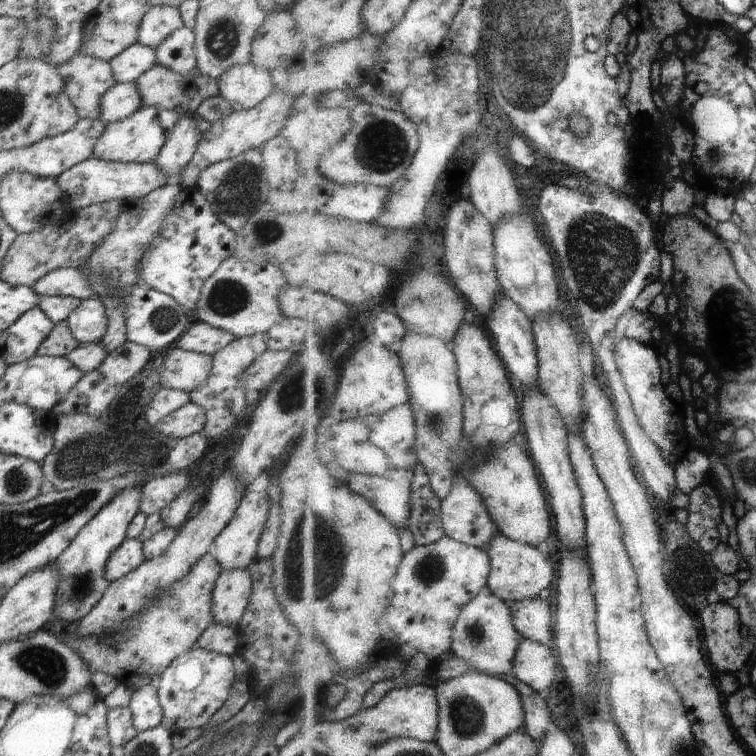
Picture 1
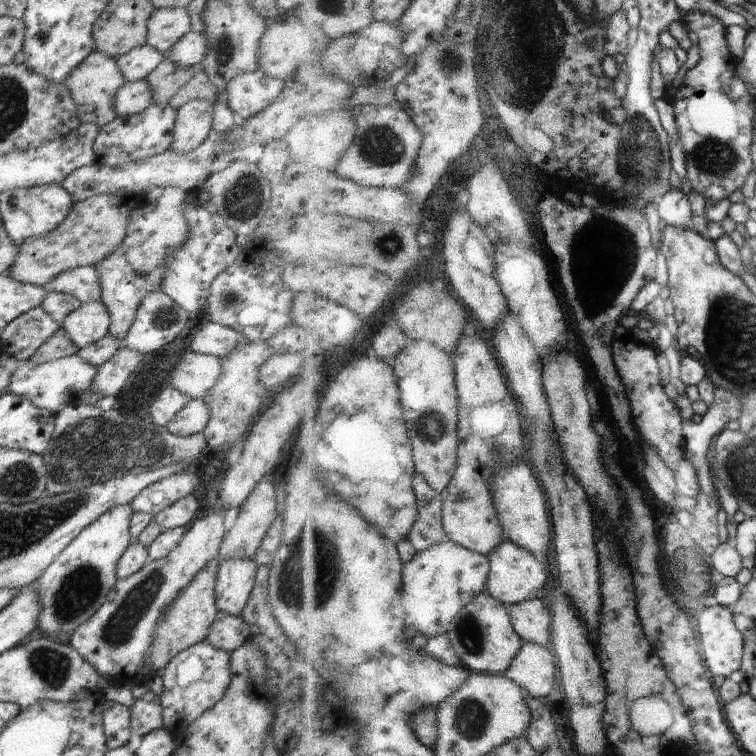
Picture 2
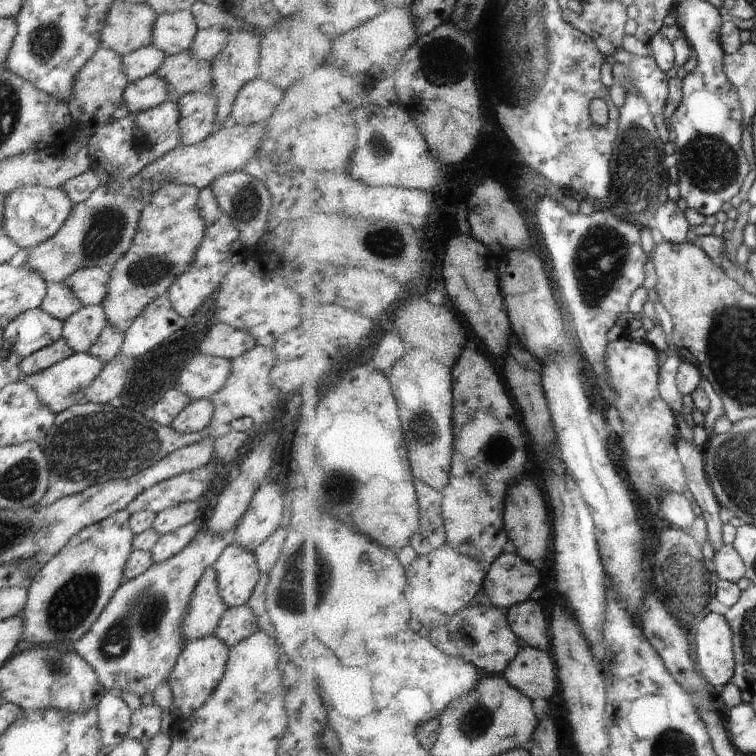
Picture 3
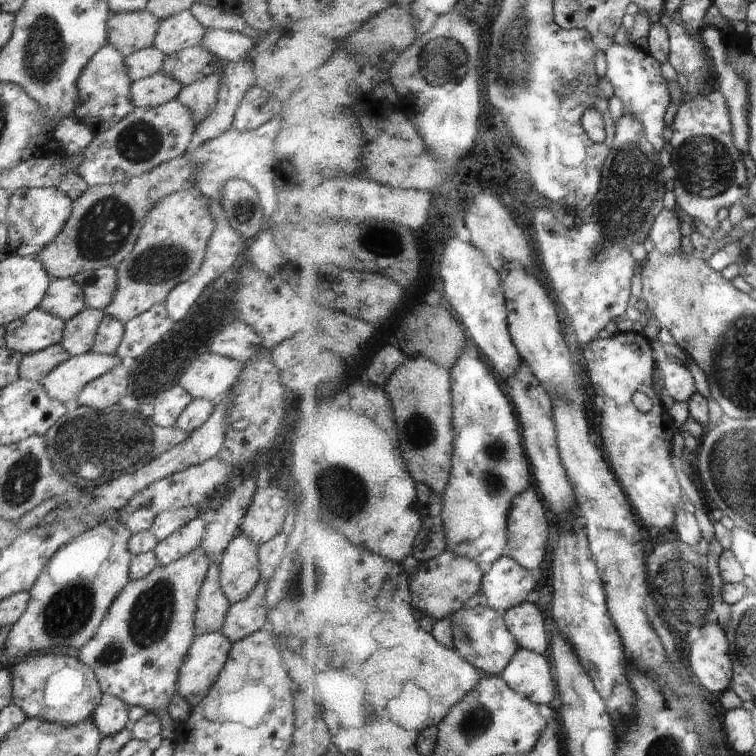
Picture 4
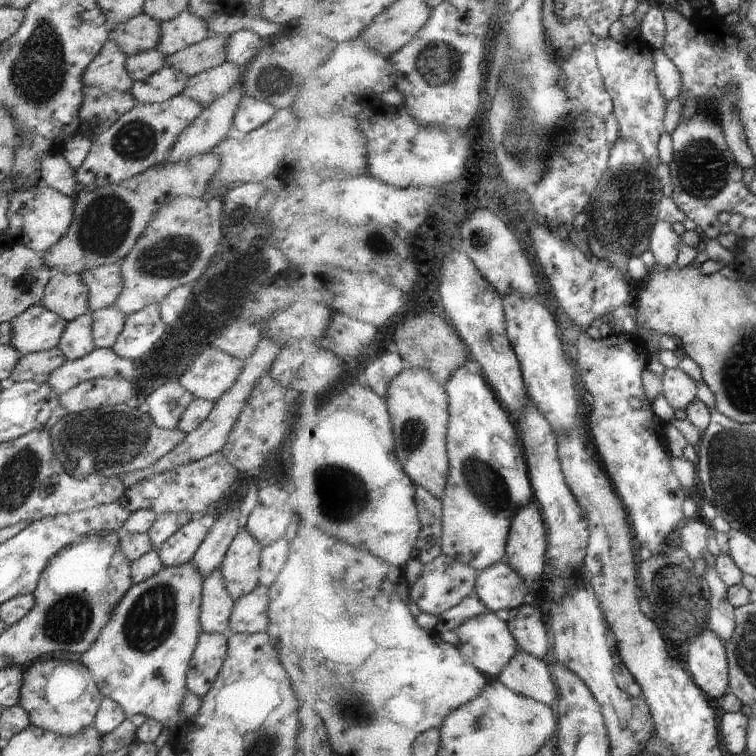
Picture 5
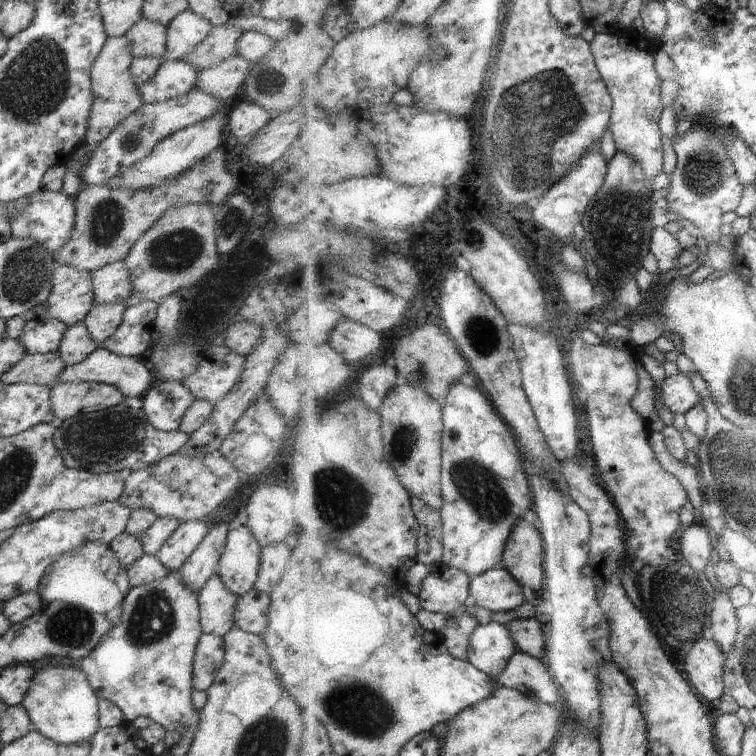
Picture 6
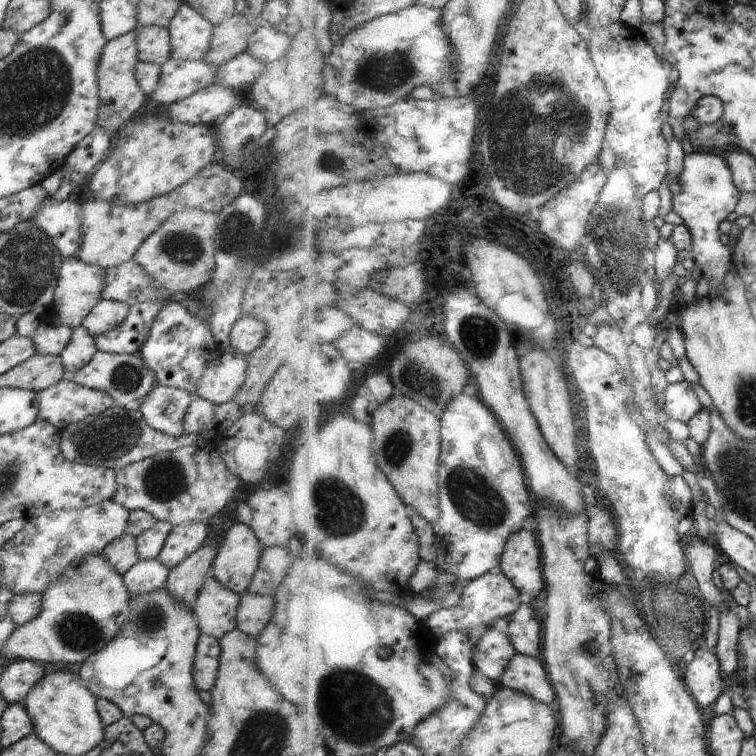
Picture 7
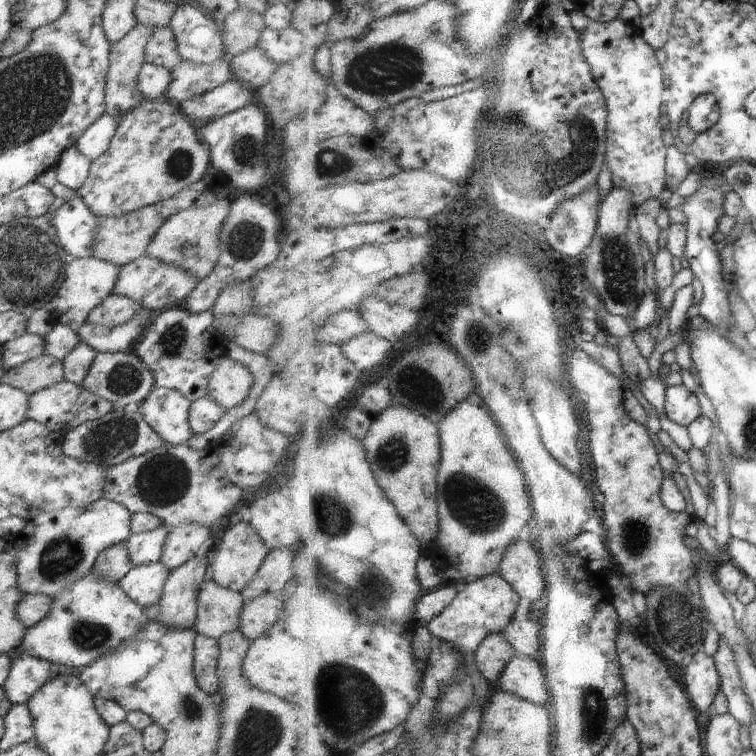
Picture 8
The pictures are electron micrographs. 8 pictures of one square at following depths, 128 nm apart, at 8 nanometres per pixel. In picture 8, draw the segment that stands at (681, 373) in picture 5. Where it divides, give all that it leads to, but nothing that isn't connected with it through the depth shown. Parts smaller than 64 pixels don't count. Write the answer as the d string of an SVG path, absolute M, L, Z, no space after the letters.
M684 384L666 388L665 410L674 422L686 427L703 415L698 396Z

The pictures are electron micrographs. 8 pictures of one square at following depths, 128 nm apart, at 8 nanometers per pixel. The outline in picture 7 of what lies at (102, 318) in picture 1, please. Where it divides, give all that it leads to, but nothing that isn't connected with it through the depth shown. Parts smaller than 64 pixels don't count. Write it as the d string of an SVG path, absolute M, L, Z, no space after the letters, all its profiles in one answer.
M81 325L73 329L70 343L66 344L66 348L60 354L60 361L66 373L74 374L86 366L96 352L94 338Z

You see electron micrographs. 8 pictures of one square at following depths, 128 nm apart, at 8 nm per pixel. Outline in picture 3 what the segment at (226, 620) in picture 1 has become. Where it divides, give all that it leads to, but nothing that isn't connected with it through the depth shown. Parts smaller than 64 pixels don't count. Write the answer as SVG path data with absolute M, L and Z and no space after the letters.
M233 543L211 568L216 572L218 591L227 609L246 605L261 576L255 555Z

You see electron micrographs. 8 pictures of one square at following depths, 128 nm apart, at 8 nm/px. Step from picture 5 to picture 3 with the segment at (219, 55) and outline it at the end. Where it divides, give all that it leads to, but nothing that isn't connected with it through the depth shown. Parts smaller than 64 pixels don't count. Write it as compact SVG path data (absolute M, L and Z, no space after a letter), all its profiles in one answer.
M190 50L176 55L166 55L162 67L155 73L169 85L169 101L177 102L183 95L195 91L212 92L211 62L198 59Z

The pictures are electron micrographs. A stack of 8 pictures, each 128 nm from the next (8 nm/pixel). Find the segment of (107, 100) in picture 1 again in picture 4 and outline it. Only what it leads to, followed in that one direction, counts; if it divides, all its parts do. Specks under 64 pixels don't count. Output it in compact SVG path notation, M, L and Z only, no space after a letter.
M160 71L152 76L132 81L130 100L135 107L157 107L177 98L182 84Z

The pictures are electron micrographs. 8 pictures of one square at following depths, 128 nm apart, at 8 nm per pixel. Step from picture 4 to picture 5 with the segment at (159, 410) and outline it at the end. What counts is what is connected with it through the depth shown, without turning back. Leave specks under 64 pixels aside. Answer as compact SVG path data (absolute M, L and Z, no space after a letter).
M168 382L156 388L146 398L148 415L155 426L162 429L179 429L182 414L193 397L178 382Z

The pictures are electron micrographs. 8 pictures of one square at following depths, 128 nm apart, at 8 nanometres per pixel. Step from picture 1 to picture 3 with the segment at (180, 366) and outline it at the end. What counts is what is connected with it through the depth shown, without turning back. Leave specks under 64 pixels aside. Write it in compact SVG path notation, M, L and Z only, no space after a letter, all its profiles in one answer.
M198 354L192 362L184 366L177 378L177 390L192 401L210 399L217 394L230 379L232 361Z

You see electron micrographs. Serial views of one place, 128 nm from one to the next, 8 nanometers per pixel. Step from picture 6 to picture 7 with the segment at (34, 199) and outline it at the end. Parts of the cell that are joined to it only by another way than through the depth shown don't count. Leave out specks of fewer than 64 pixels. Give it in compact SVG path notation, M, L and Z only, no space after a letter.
M47 195L32 222L52 240L63 257L74 257L82 236L81 211L80 205L72 200L54 200Z

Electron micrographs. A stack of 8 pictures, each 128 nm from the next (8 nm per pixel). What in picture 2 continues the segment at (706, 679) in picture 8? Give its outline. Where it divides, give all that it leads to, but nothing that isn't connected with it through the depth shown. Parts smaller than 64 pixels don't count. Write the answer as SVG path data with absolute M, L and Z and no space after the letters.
M728 606L705 608L699 619L703 654L715 676L729 677L741 670L745 656L745 636Z

